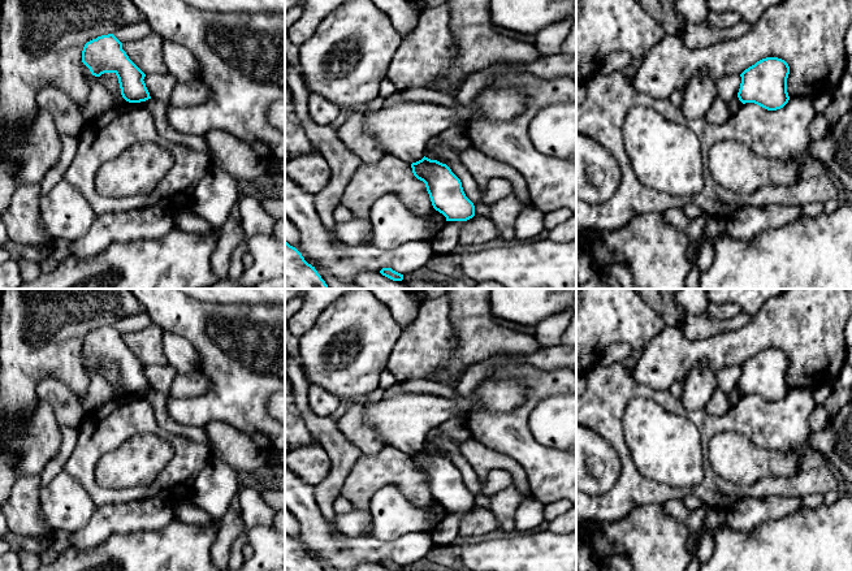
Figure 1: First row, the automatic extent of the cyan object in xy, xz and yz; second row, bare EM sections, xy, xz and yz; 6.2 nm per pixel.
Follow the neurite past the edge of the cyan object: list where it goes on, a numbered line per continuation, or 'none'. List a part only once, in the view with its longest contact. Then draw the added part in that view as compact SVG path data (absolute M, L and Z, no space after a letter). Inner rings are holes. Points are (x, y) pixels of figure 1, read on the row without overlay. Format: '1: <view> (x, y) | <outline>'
none

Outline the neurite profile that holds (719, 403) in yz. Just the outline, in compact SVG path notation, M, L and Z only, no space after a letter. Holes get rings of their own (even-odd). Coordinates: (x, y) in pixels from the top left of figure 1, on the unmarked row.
M717 388L708 402L705 411L712 416L722 416L727 414L731 407L730 397L722 389Z

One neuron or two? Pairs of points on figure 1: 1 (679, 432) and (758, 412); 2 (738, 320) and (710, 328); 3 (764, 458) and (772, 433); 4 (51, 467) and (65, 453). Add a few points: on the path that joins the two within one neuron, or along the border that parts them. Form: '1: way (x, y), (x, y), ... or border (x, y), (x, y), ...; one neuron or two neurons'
1: border (670, 412), (684, 416), (696, 428), (703, 451); two neurons
2: way (731, 325), (717, 325); one neuron
3: border (739, 433), (758, 446), (792, 450), (796, 454); two neurons
4: way (55, 463), (61, 457); one neuron

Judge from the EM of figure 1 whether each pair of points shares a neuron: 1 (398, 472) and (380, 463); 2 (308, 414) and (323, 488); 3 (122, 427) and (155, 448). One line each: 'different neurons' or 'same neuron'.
1: same neuron
2: same neuron
3: different neurons

